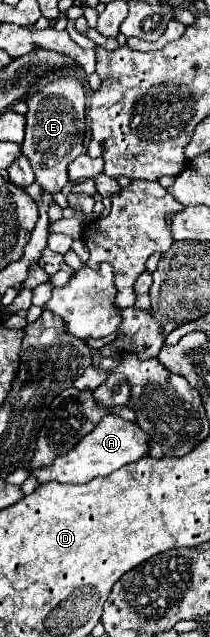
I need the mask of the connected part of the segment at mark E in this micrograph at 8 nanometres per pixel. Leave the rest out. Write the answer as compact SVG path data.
M63 70L57 80L43 86L39 92L29 94L25 98L27 104L27 126L25 126L25 140L21 144L21 152L31 162L35 172L35 180L47 194L57 194L69 182L67 166L69 162L83 152L83 138L85 138L85 106L87 106L87 92L81 78L75 76L73 70Z

